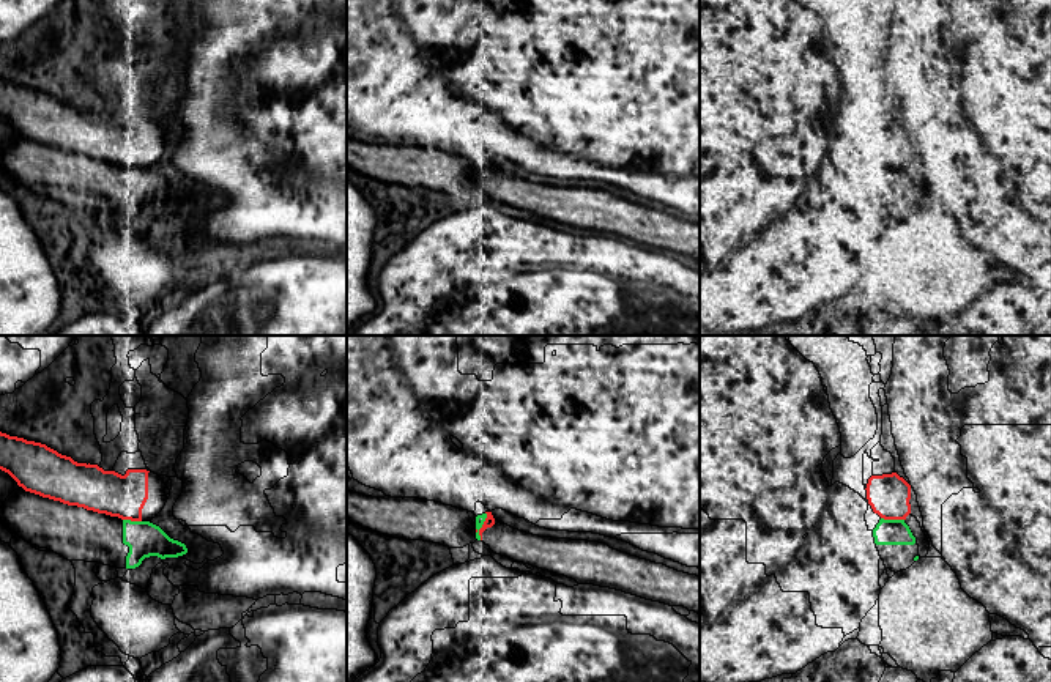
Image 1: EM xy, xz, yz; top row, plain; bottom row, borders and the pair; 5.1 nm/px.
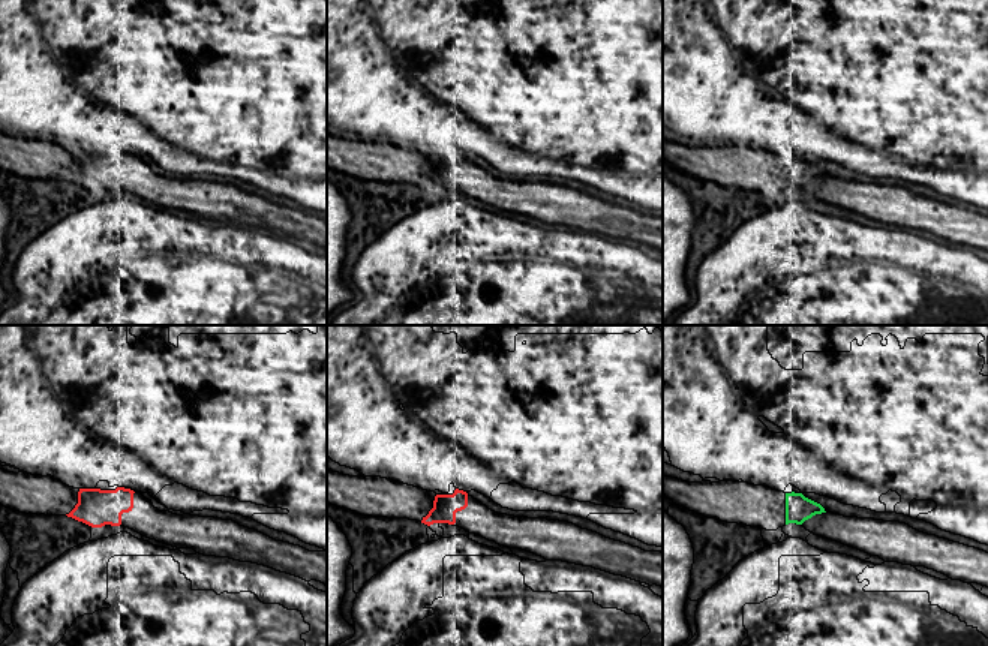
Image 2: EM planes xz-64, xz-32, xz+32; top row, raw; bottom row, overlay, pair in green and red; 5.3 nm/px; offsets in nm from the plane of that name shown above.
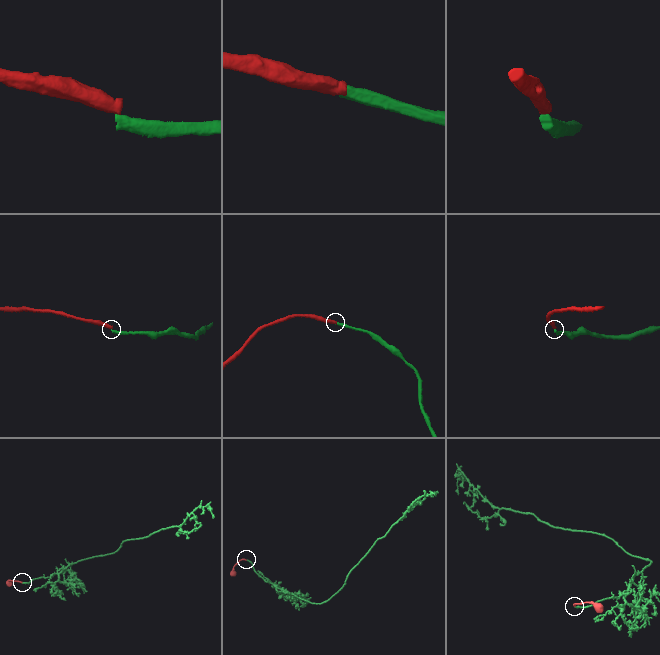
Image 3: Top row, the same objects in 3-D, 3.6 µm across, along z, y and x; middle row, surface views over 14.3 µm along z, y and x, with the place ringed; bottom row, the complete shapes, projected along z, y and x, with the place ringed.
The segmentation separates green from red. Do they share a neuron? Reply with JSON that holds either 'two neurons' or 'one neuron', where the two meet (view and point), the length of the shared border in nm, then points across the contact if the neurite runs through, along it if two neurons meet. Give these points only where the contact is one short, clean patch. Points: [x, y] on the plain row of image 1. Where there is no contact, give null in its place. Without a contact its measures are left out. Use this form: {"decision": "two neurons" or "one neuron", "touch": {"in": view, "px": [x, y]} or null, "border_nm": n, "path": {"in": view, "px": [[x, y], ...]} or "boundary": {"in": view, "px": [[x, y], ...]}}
{"decision": "two neurons", "touch": {"in": "xz", "px": [481, 174]}, "border_nm": 150, "boundary": {"in": "xz", "px": [[486, 159], [479, 186]]}}

